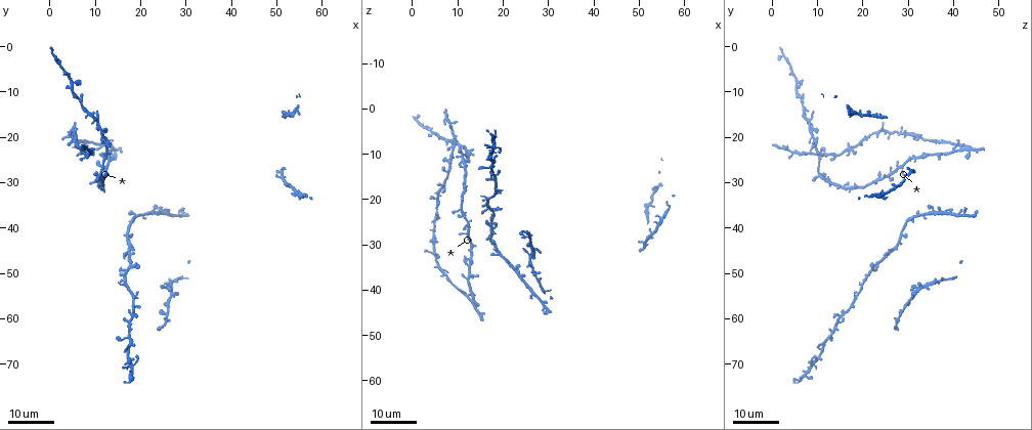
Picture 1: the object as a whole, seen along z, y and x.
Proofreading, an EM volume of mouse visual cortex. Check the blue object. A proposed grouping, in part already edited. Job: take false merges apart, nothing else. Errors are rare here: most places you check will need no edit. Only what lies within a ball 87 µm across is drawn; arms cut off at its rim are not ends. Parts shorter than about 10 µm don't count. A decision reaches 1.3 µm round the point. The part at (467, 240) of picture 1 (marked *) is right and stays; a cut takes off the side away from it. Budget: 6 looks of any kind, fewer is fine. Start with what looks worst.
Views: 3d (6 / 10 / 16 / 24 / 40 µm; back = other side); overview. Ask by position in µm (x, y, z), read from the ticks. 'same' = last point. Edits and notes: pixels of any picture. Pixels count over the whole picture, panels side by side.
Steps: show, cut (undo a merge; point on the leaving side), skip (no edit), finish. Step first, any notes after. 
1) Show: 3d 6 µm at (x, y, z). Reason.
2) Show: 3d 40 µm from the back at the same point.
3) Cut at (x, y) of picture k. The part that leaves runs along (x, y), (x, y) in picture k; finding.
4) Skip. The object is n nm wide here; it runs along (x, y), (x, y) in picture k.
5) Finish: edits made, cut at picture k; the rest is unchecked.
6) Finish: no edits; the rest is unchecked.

Show: 3d 24 µm at (19.5, 37.5, 31.5). Side arm on a straight run.

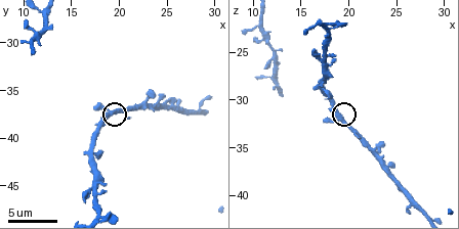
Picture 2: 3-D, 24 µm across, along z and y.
Show: 3d 6 µm at (19.4, 37.4, 32.0).

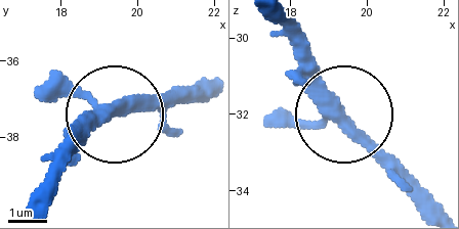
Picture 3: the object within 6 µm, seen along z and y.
Skip. The side arm is 60 µm long; continuous, no second cell.

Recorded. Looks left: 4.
Show: 3d 24 µm at (25.5, 60.0, 27.5). Thick turns thin.

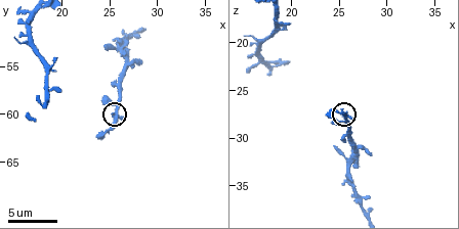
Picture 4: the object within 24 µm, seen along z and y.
Show: 3d 6 µm at the same point.

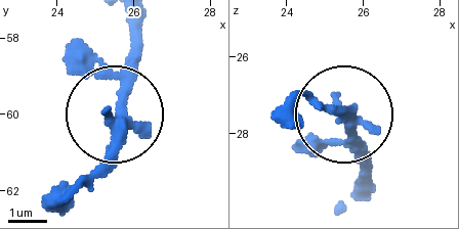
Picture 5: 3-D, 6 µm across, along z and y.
Skip. The object is 230 nm wide here; all the same cell.

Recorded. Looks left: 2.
Show: 3d 10 µm at (18.2, 57.2, 17.4). Three-way junction.

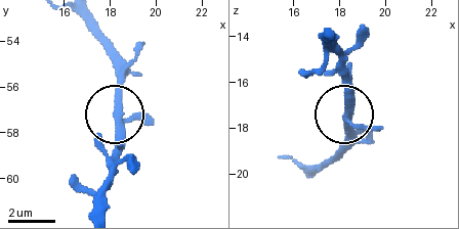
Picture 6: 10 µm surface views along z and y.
Show: 3d 10 µm from the back at (18.4, 57.3, 17.4).

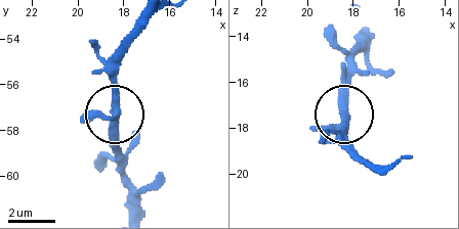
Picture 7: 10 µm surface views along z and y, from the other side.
Skip. The object is 240 nm wide here; it runs along (142, 18), (121, 53), (114, 83), (114, 157) in picture 7; all the same cell.

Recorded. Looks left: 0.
Finish: no edits; the rest is unchecked.

